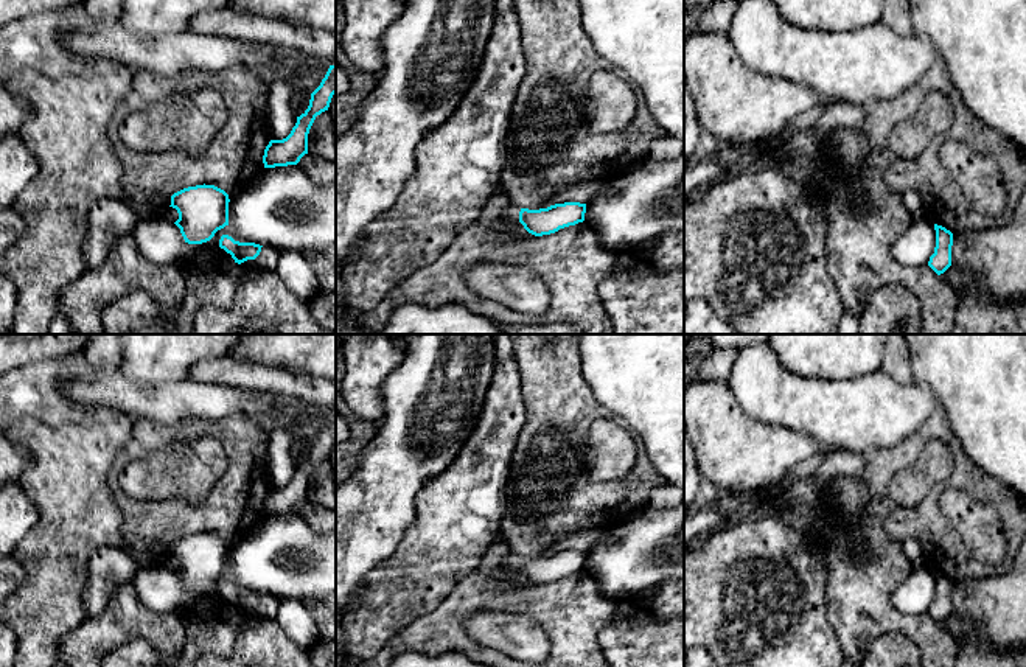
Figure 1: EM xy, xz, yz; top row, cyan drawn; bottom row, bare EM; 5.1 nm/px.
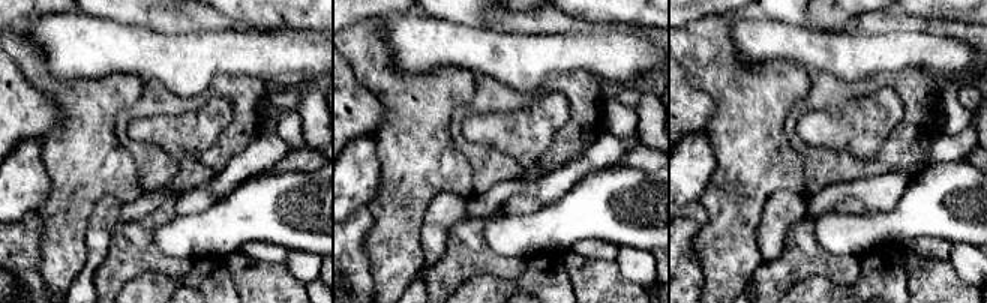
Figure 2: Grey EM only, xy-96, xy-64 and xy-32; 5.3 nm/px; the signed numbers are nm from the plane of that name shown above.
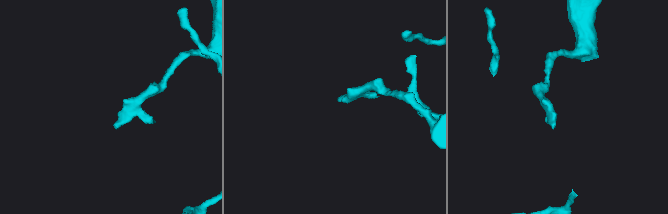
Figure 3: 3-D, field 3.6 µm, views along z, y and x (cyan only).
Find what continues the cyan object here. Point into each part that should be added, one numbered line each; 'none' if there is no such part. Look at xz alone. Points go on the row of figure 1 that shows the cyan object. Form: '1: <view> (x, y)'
1: xz (512, 213)

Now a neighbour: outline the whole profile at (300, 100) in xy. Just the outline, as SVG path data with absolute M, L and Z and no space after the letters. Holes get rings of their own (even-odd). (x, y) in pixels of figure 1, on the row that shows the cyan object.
M297 90L292 96L291 96L291 106L292 110L297 117L300 117L302 113L305 113L305 110L309 106L309 100L311 100L311 93L308 92L302 92Z

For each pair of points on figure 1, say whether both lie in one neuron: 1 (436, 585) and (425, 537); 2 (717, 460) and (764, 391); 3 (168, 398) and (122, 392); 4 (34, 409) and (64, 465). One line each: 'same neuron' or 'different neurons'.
1: same neuron
2: different neurons
3: same neuron
4: same neuron

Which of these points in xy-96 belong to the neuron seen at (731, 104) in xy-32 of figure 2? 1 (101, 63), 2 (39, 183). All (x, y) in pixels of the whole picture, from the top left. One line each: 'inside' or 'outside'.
1: outside
2: outside

